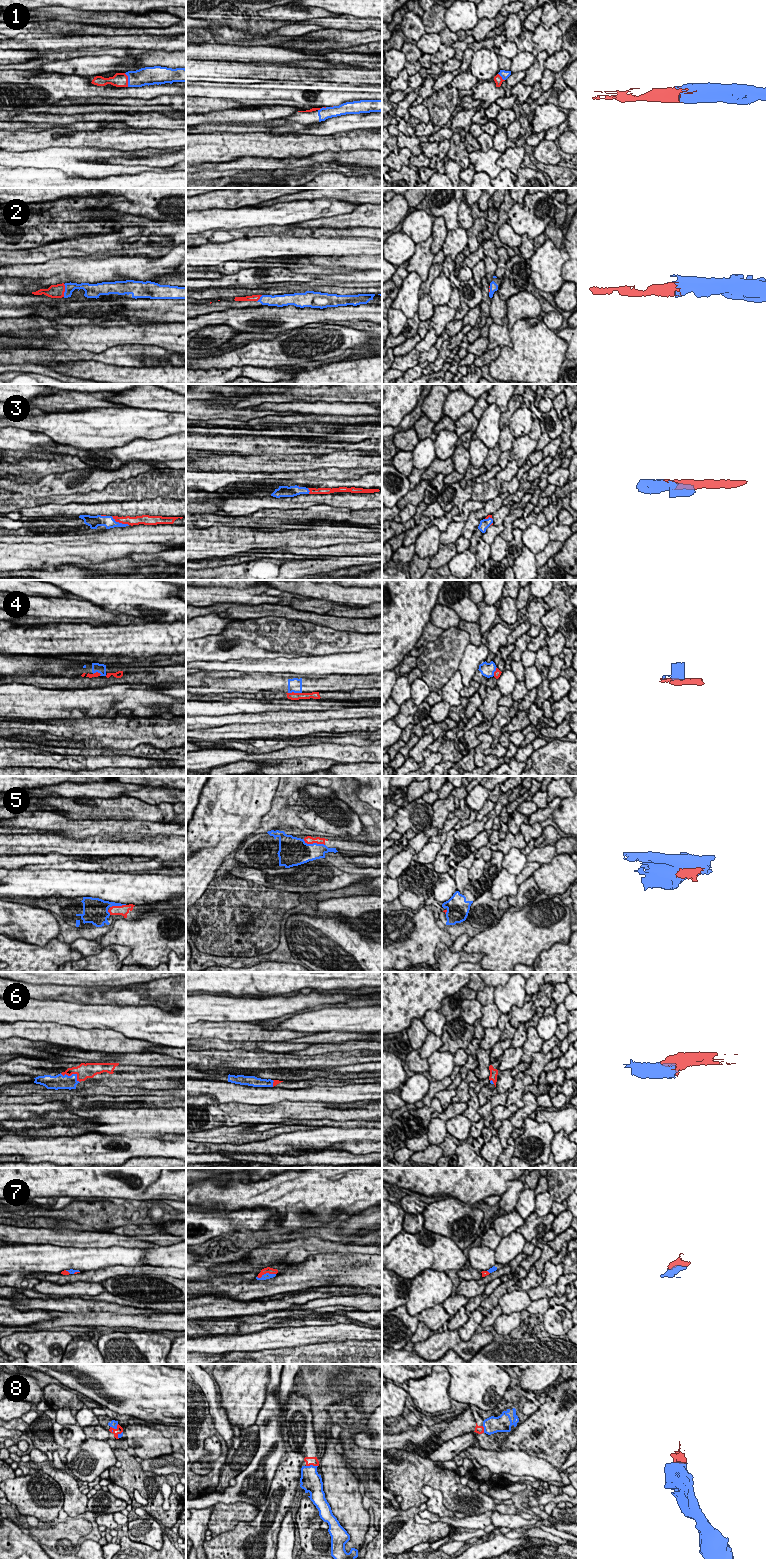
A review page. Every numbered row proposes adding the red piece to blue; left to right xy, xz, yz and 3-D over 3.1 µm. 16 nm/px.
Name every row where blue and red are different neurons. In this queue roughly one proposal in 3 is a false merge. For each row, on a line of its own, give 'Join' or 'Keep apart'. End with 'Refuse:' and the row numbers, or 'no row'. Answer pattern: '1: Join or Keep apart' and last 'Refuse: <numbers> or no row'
1: Join
2: Join
3: Join
4: Keep apart
5: Join
6: Join
7: Join
8: Join
Refuse: 4

